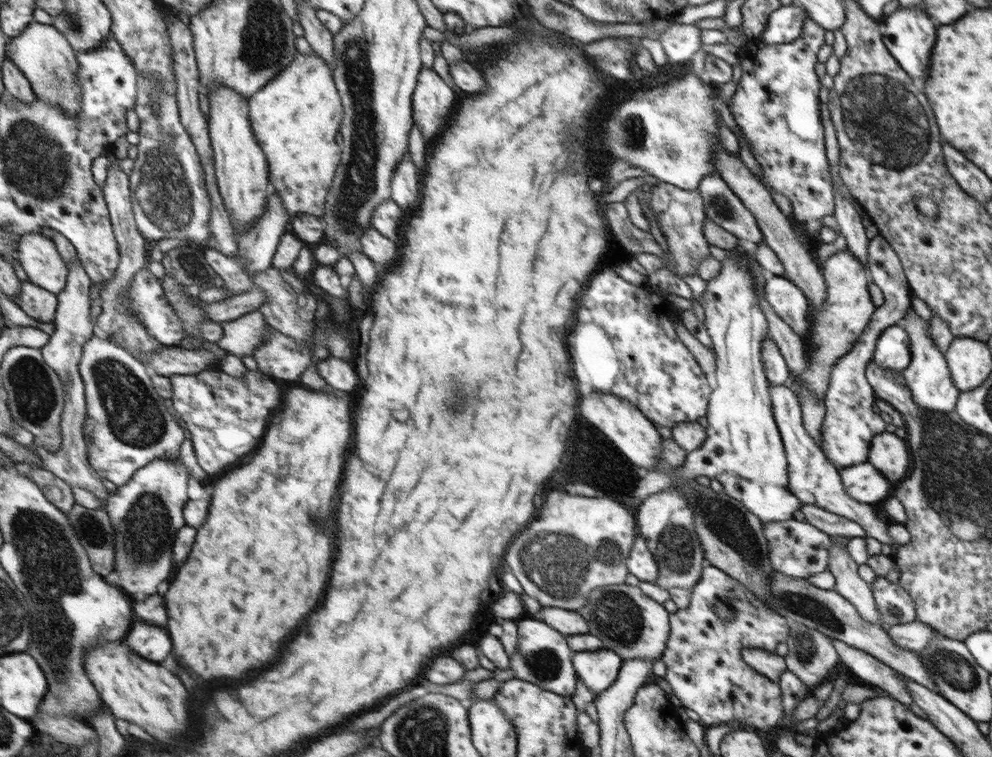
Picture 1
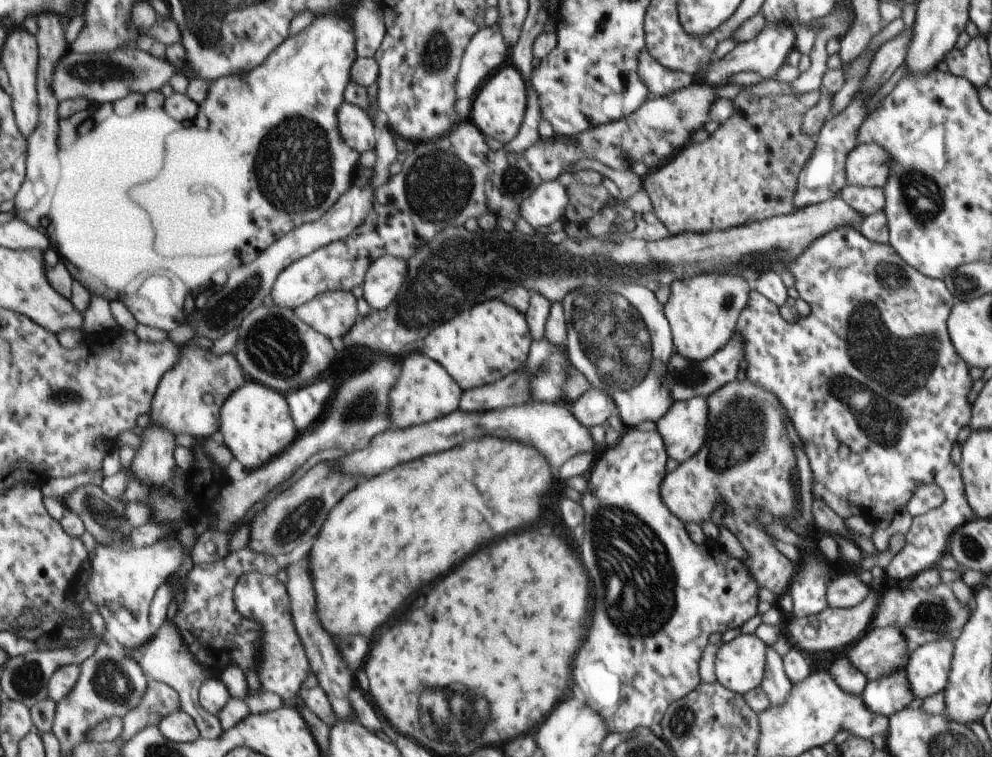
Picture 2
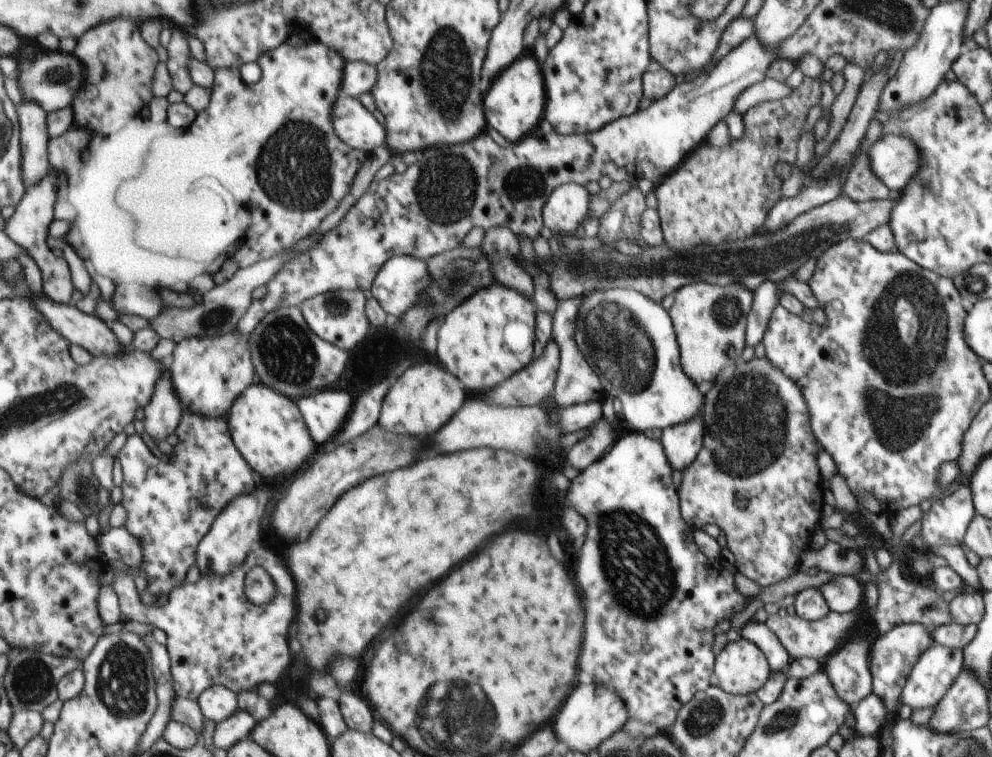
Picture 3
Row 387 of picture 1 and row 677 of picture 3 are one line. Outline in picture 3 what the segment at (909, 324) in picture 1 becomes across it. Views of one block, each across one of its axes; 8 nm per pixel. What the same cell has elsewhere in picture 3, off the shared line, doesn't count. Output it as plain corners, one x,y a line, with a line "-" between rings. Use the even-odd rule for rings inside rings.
934,643
934,646
930,646
920,656
920,660
916,662
915,668
912,669
911,677
904,685
900,697
901,704
910,706
913,711
935,708
947,696
948,690
955,685
956,678
959,677
960,670
963,669
963,663
963,650

